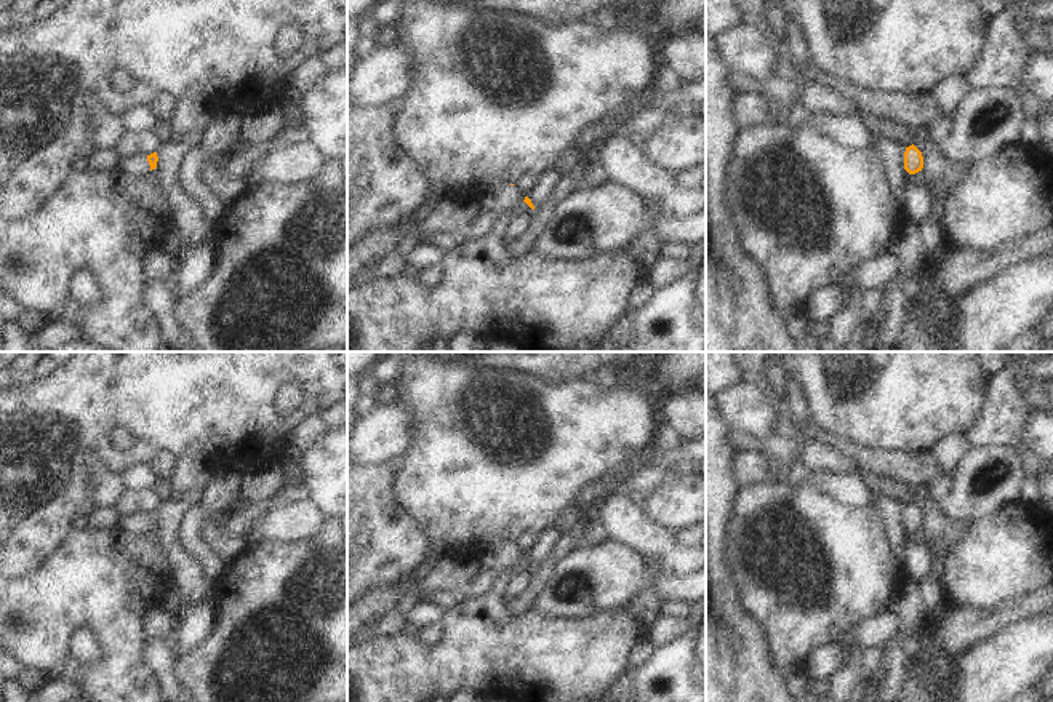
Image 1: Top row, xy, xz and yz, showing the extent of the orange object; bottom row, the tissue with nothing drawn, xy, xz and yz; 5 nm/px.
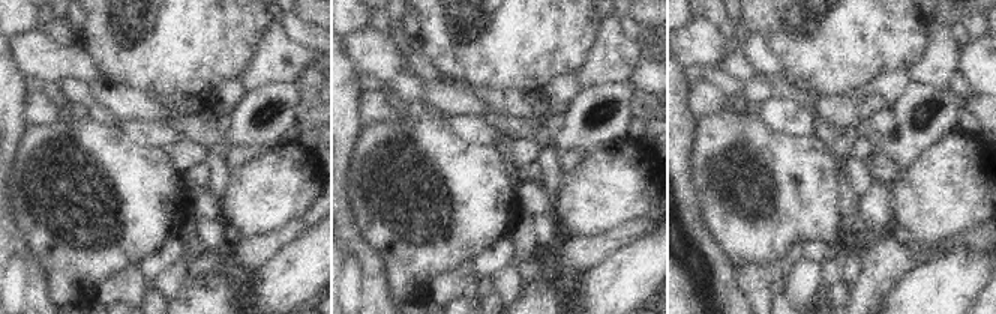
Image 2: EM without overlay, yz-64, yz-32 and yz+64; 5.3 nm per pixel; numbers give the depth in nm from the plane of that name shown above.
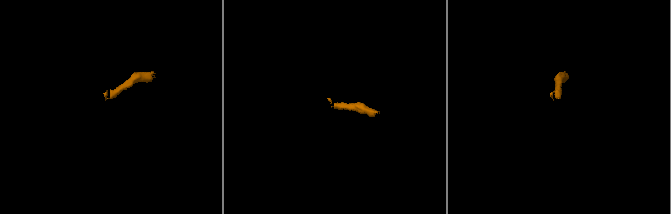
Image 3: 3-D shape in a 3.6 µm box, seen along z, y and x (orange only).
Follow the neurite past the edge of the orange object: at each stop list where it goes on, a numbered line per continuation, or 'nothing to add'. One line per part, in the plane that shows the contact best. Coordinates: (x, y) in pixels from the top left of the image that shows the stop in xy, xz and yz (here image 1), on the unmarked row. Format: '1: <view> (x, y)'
1: xy (138, 523)

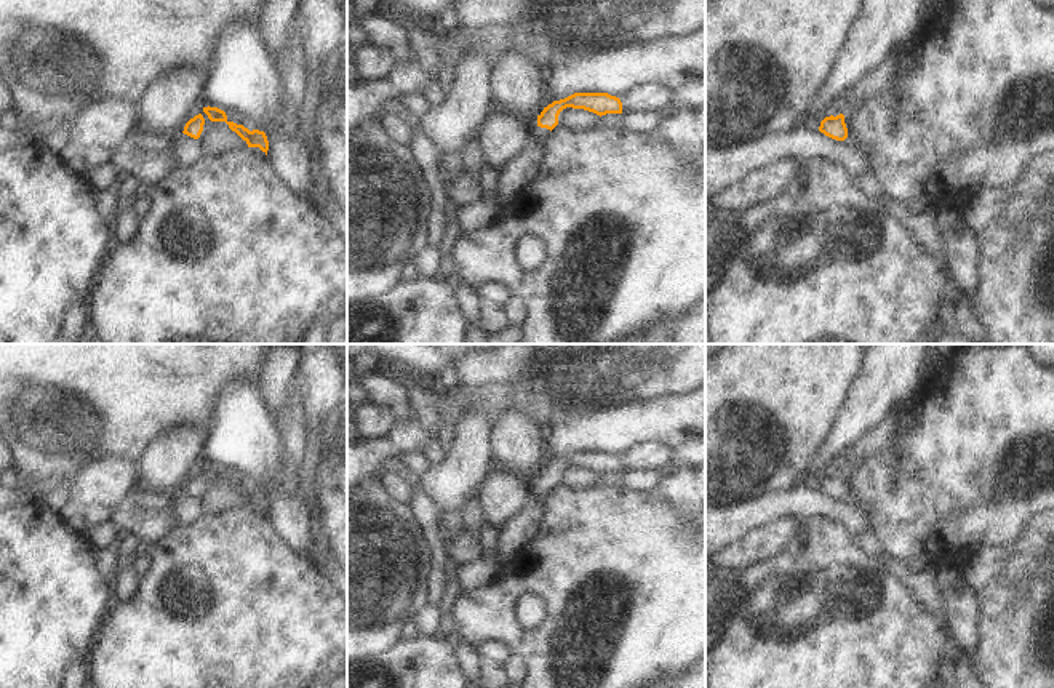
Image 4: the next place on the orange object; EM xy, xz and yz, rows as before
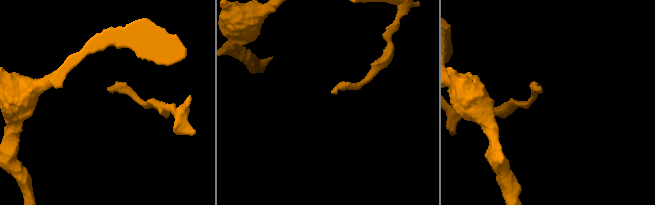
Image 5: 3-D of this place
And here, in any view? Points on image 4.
1: xz (538, 493)

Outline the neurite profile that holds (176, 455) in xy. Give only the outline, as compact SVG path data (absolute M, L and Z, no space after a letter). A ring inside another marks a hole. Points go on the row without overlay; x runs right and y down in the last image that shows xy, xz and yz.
M195 426L162 432L136 459L138 483L142 488L173 496L198 474L206 435Z

